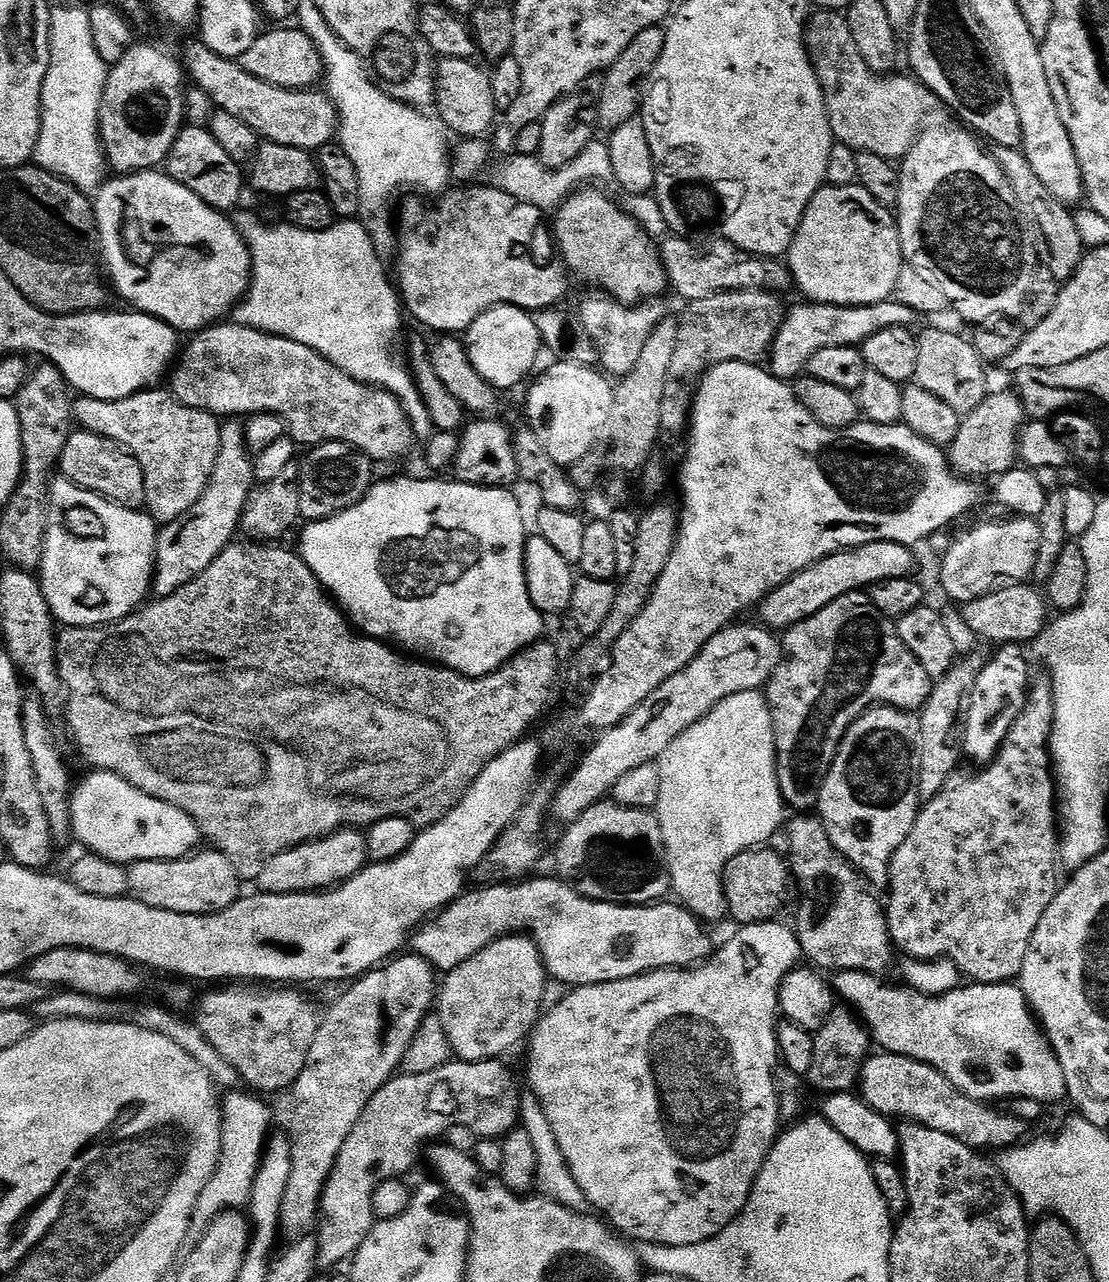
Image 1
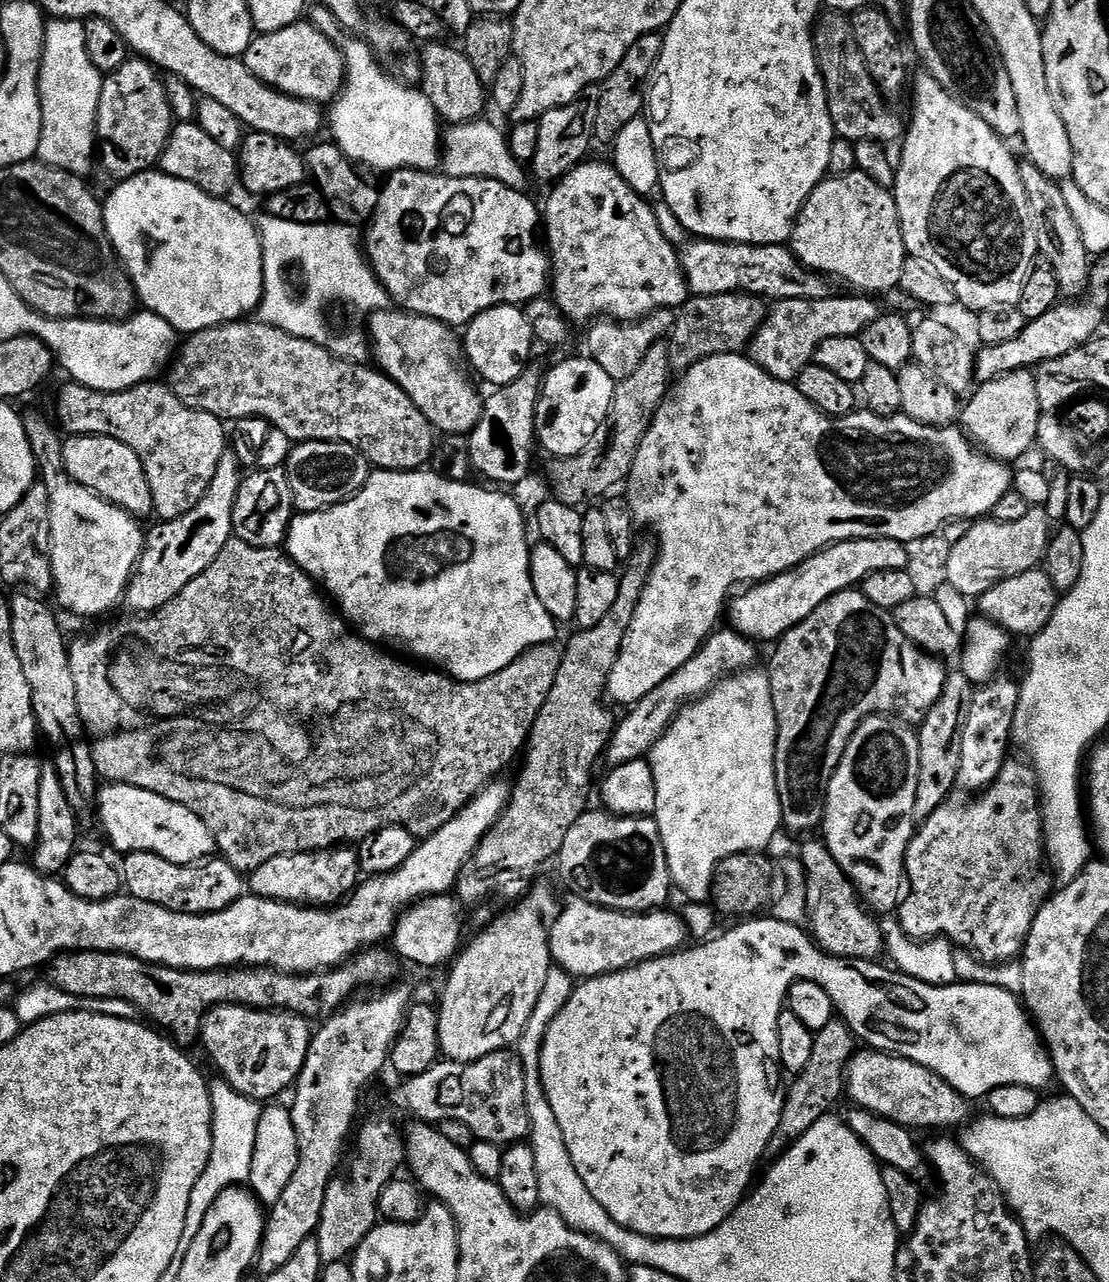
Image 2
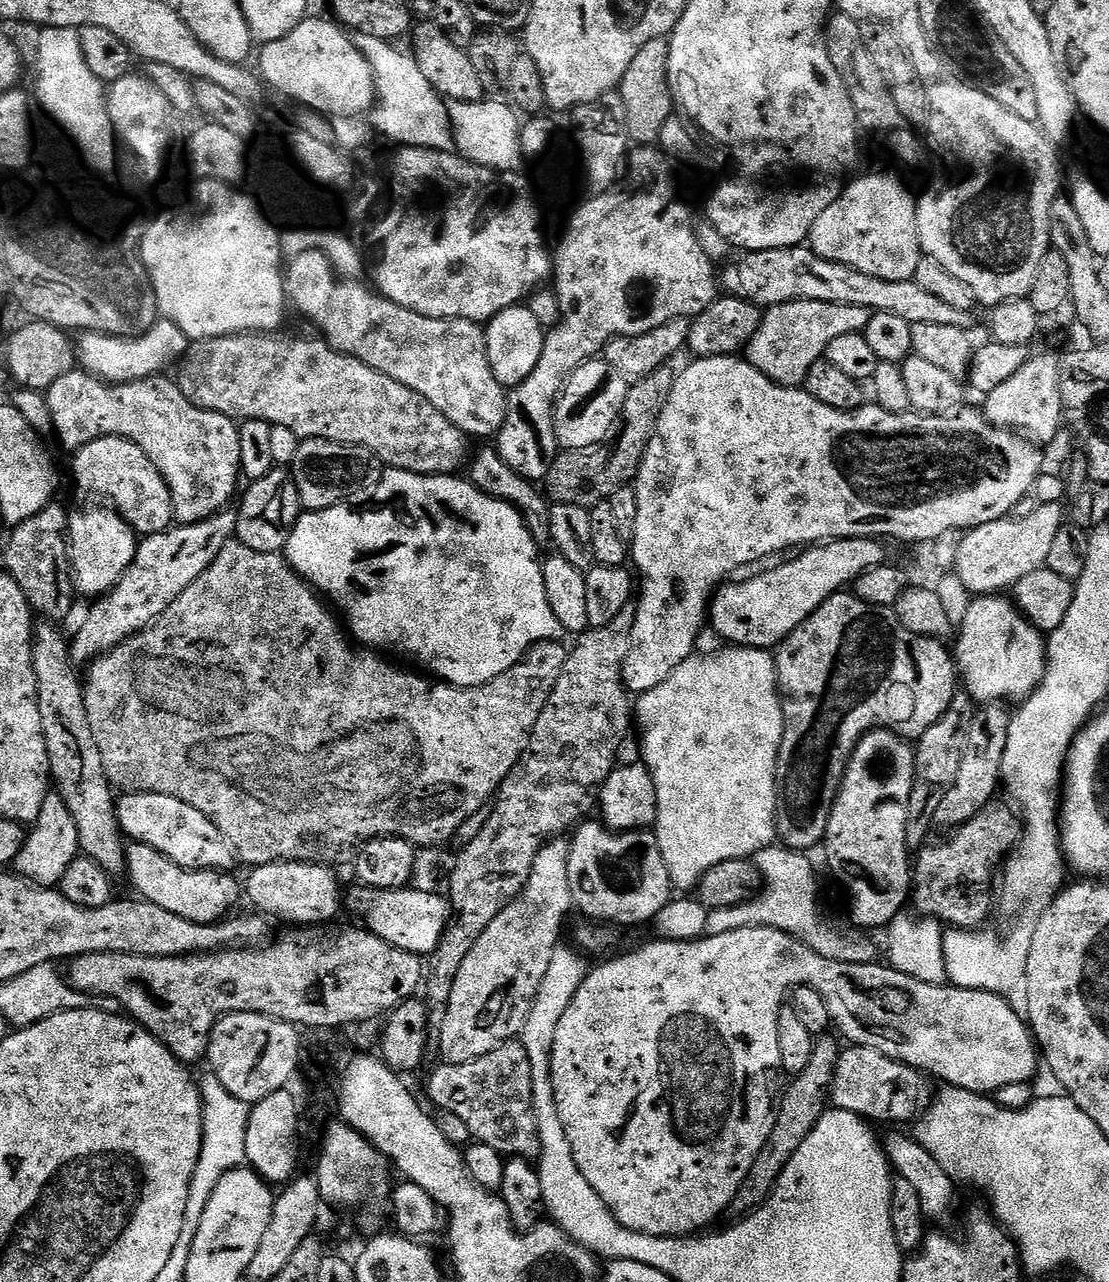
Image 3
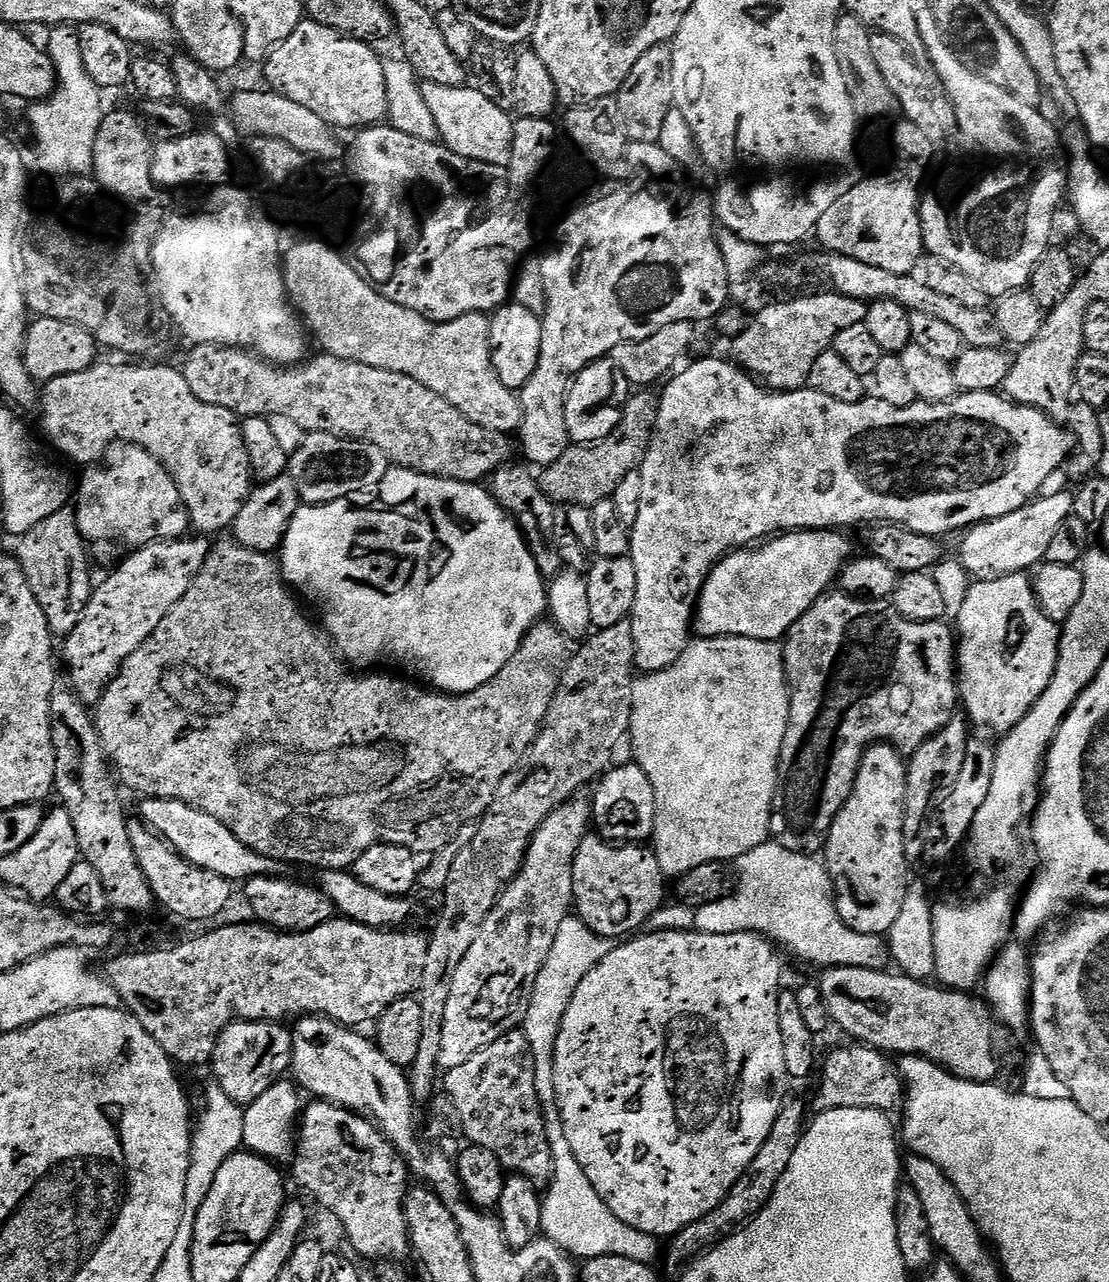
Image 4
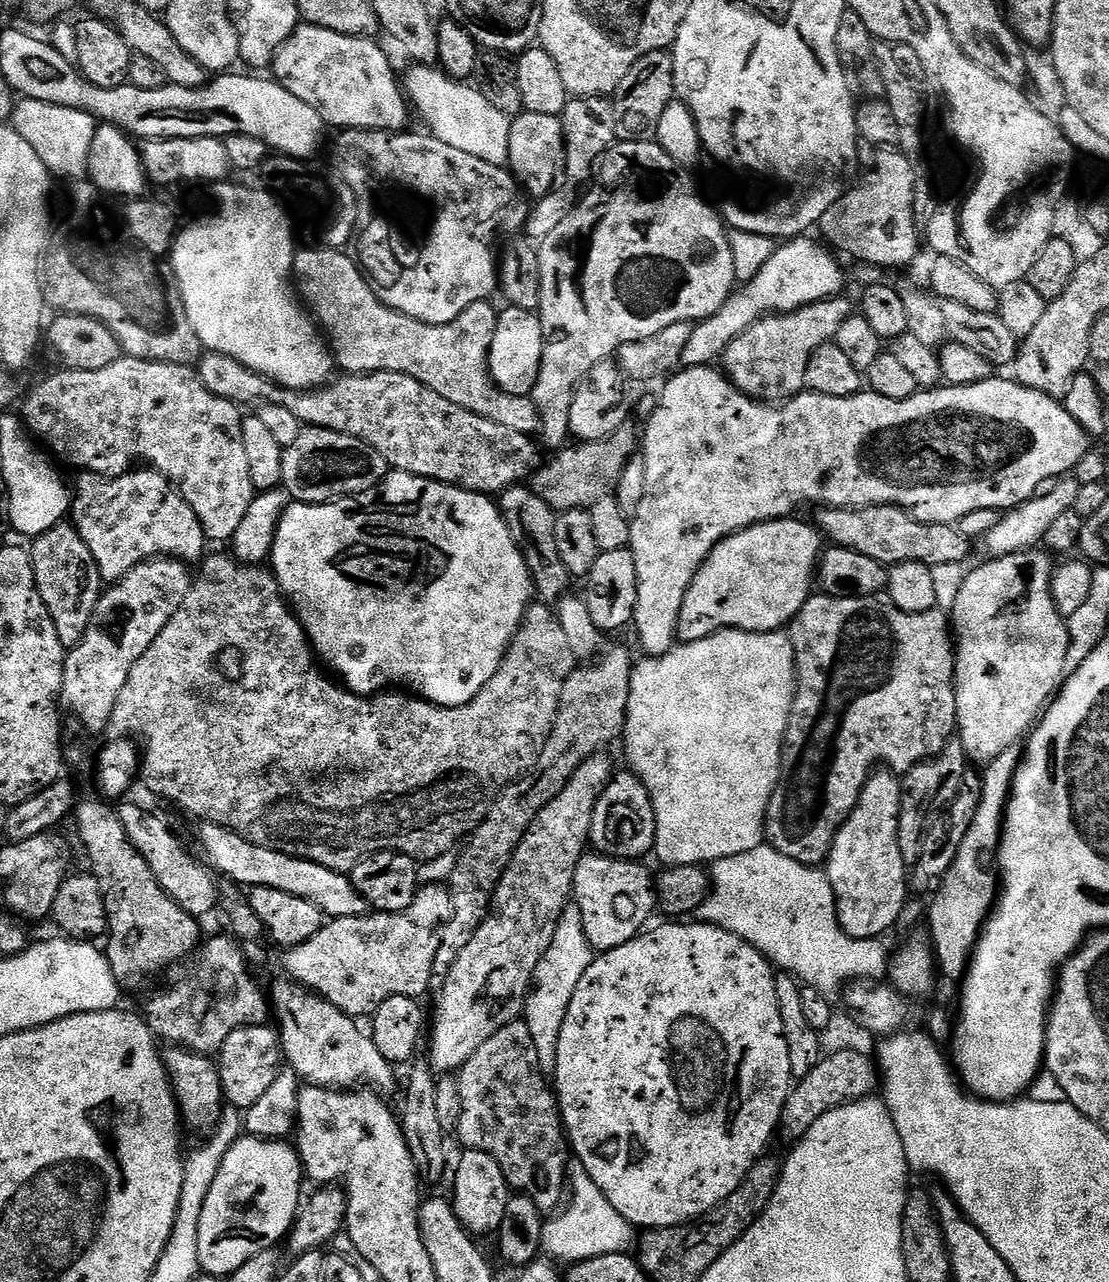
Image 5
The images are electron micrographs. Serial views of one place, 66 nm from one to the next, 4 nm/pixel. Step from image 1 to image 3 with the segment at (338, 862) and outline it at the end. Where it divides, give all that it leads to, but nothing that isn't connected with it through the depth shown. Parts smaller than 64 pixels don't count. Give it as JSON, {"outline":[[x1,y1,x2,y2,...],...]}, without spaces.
{"outline":[[279,860,269,864,258,864,251,869,248,884,243,885,242,892,253,904,257,913,265,917,277,916,292,926,320,926,328,924,340,908,345,907,346,892,340,889,340,880,336,877,337,869,326,864,311,864,301,860]]}

